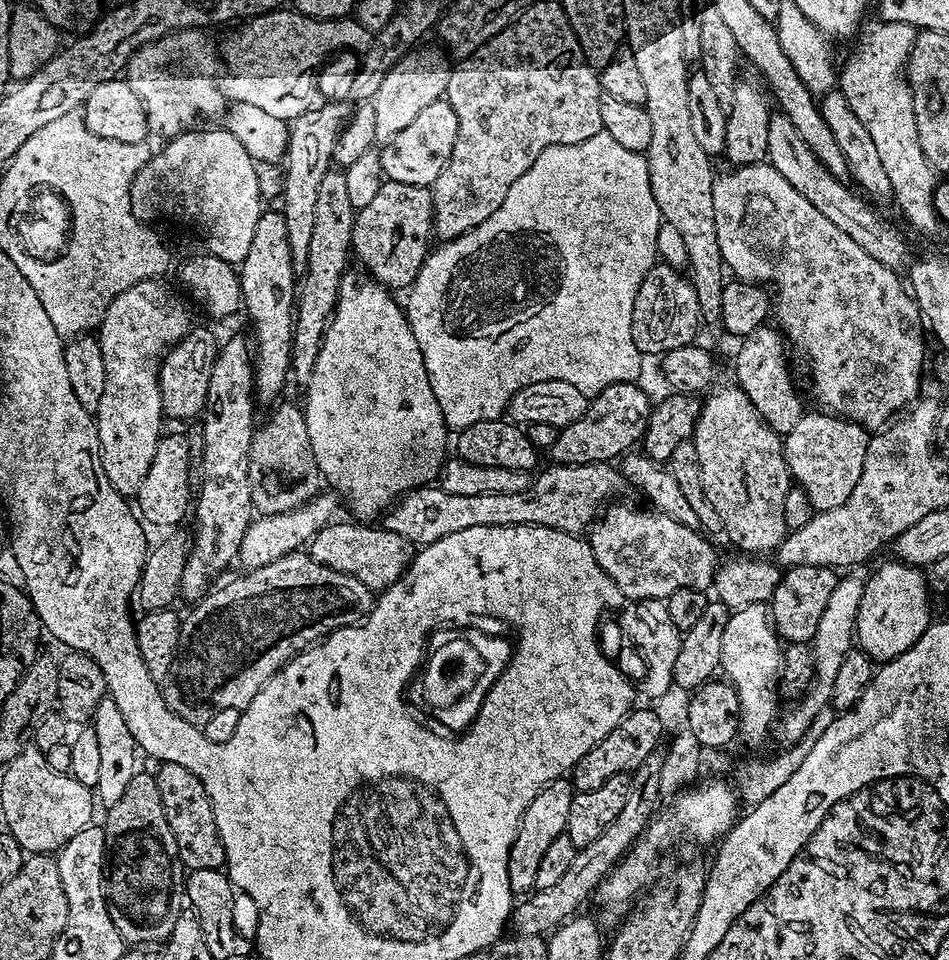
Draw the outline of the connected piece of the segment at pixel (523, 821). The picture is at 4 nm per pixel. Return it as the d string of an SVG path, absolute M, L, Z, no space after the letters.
M567 779L553 780L548 787L537 794L534 802L526 806L526 810L520 819L520 825L516 827L516 837L510 846L508 854L508 879L507 883L513 893L528 894L534 889L534 874L538 870L538 861L546 854L550 842L554 838L565 835L564 827L570 814L570 802L574 795Z

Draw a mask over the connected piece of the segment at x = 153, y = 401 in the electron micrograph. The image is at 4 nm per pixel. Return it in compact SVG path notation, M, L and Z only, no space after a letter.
M157 278L155 280L143 280L134 286L130 286L130 290L126 290L112 299L110 306L104 312L104 316L100 319L98 325L98 339L106 372L106 386L102 393L101 402L99 402L94 413L98 439L100 439L100 465L106 474L106 478L110 482L110 486L114 486L114 490L118 490L120 495L125 498L135 497L137 490L142 486L142 478L146 478L146 470L150 470L150 462L154 458L156 444L160 441L162 435L160 420L162 421L164 411L162 410L162 398L160 397L160 362L163 360L165 352L167 352L172 345L178 343L178 341L190 331L194 324L191 314L188 313L187 306L184 305L183 298L180 297L170 285L163 284L164 282L163 279Z

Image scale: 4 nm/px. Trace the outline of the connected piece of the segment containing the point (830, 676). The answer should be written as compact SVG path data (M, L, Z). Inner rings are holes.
M860 566L845 571L837 579L834 590L830 590L830 598L826 601L826 608L822 610L822 616L818 618L818 624L810 641L814 679L809 684L808 691L789 707L793 708L785 716L783 713L774 724L776 740L780 743L780 746L789 746L798 742L806 733L807 727L814 720L818 710L827 705L832 699L832 687L834 686L834 678L838 674L838 666L842 666L842 658L846 658L846 654L853 651L854 648L858 606L862 602L862 594L869 577L869 573L864 571L865 569Z

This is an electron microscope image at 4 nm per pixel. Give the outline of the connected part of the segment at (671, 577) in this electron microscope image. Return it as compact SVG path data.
M612 502L590 526L588 543L608 583L617 588L628 602L667 600L674 590L708 590L716 576L716 552L696 532L691 532L677 519L655 510L642 512Z

